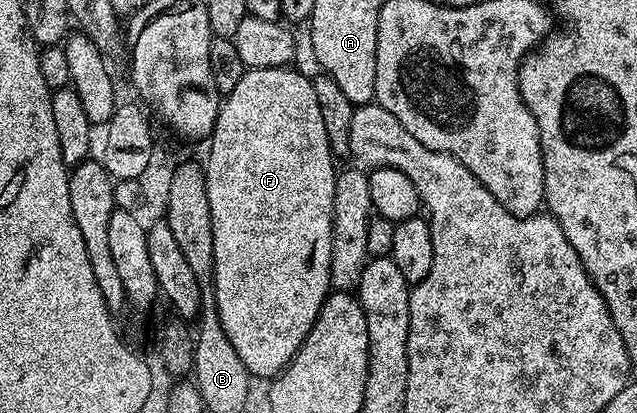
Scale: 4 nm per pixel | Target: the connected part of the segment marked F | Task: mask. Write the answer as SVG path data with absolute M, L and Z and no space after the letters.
M289 66L259 68L258 70L246 69L245 74L239 80L239 84L235 84L235 88L231 88L231 92L227 95L224 95L221 103L221 111L215 120L215 128L213 129L212 135L207 142L207 145L209 145L209 155L206 156L205 160L203 159L206 182L206 198L207 203L210 205L211 229L214 232L213 276L215 304L217 305L219 320L222 321L223 331L226 332L227 340L231 342L232 347L235 348L236 355L239 356L254 379L265 378L264 380L269 380L280 374L281 371L285 369L285 366L295 356L295 352L299 352L299 348L303 344L303 340L307 340L307 336L311 332L311 328L315 324L315 320L319 316L319 312L323 308L325 299L328 298L331 293L331 287L329 285L329 273L331 272L331 244L333 243L333 201L335 200L335 184L337 183L337 175L339 170L338 167L333 167L335 155L333 149L329 147L329 141L327 140L327 128L323 128L323 115L321 115L319 112L319 100L315 100L313 79L308 73L306 75L300 74L299 71L293 69L294 68L290 68Z

